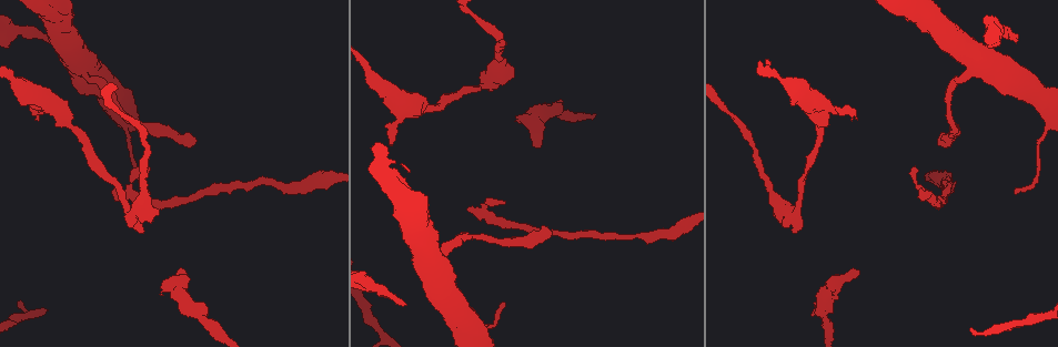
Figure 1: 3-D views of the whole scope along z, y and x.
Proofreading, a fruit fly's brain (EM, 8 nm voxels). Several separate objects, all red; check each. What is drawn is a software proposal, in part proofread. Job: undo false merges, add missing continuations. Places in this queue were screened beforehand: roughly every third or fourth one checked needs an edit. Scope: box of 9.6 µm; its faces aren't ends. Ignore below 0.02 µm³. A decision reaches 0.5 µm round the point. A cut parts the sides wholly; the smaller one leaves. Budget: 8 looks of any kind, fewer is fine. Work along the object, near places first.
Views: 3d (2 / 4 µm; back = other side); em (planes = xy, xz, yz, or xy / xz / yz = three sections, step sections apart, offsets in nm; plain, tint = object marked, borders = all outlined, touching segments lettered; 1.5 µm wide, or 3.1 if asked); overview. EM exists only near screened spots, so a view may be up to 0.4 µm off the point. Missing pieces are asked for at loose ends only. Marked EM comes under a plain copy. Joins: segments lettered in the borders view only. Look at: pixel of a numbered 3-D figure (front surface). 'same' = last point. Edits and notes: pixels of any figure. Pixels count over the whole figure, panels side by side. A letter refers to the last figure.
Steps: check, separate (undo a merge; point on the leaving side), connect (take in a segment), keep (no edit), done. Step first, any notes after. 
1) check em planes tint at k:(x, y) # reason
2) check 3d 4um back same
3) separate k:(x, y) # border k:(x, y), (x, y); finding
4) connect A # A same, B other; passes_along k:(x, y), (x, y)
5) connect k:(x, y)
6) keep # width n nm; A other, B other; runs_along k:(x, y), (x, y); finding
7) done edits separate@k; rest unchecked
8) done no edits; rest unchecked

check 3d 4um at 1:(1014, 192)

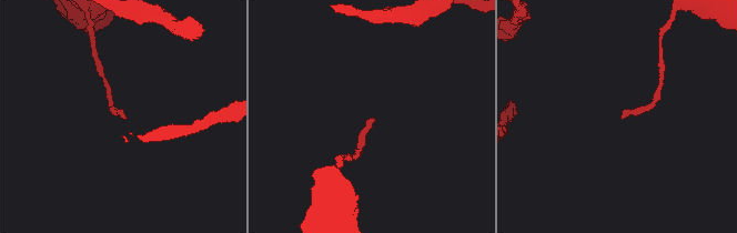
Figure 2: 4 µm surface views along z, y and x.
check em xz step 4 tint at 2:(124, 117) # need the tissue

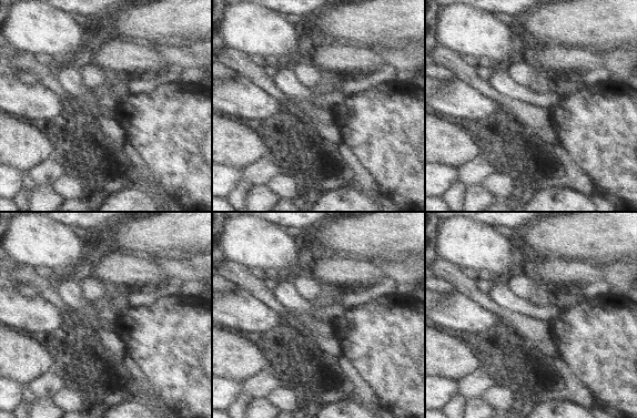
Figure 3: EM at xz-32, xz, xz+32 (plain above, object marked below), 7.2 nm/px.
check em planes borders same

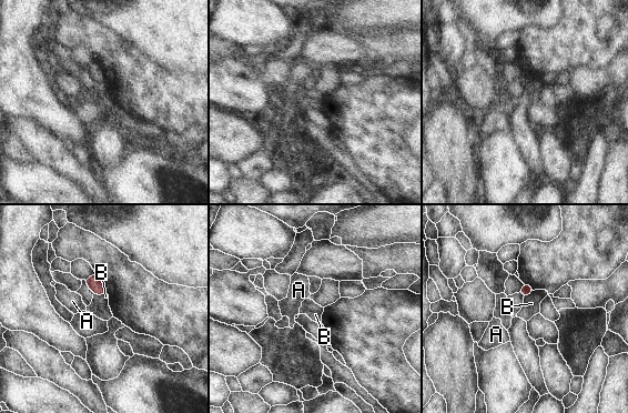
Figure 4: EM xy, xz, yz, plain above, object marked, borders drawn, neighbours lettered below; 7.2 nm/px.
keep # width 80 nm; longest_contact B 100 nm; A other, B other; no lettered segment goes on from it

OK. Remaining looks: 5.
check 3d 2um at 1:(1016, 43) # branch stops here

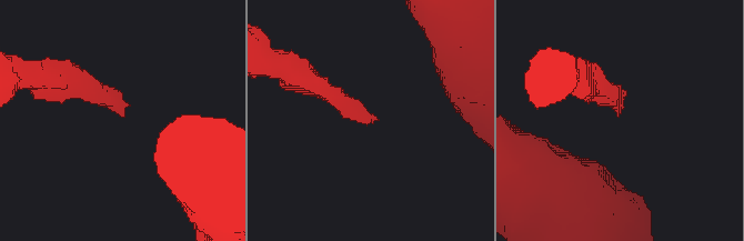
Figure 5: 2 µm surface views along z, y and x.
check em yz step 8 borders at 5:(617, 111) # shape alone is not enough

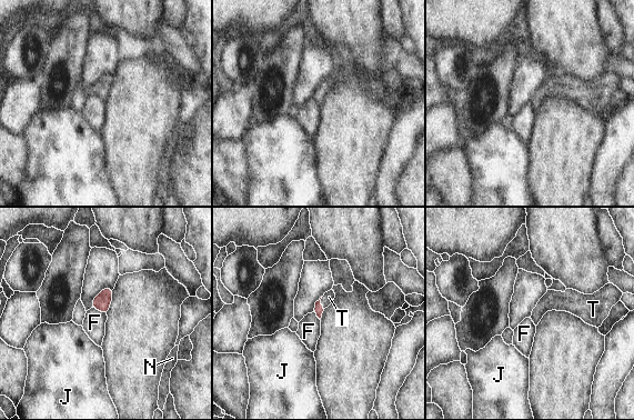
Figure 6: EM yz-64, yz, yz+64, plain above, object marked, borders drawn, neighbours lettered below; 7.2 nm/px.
connect T # F other, J other, N other, T same; passes_along 6:(319, 309), (320, 302), (329, 297); it goes on there

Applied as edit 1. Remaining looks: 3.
check 3d 2um at 1:(937, 142) # end of a long branch

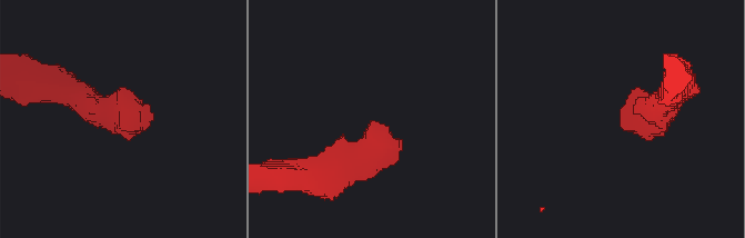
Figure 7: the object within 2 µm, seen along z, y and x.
check em yz step 4 tint at 7:(121, 124) # need the tissue

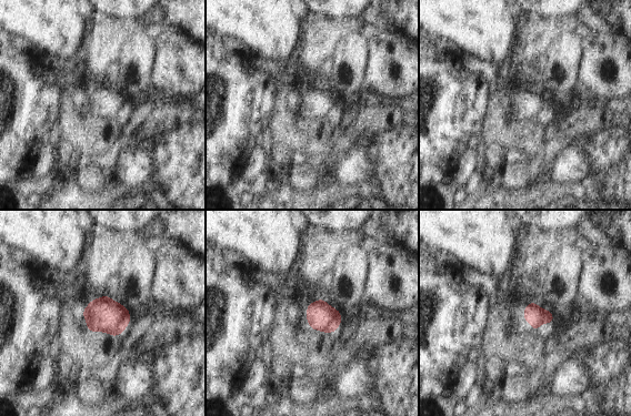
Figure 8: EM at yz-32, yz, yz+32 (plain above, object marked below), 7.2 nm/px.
check em yz step 4 borders same

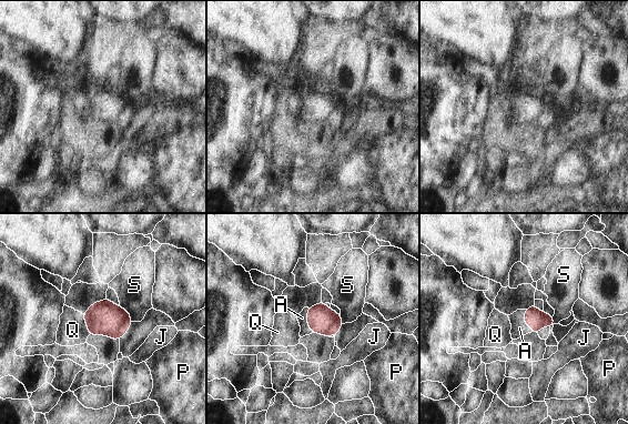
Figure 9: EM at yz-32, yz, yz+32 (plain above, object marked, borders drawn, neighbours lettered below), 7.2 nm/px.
connect A # longest_contact A 190 nm; A same, J other, P other, Q other, S other; passes_along 9:(321, 319), (307, 321), (302, 318); the cell continues

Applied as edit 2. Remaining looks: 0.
done edits connect@6, connect@9; rest unchecked

